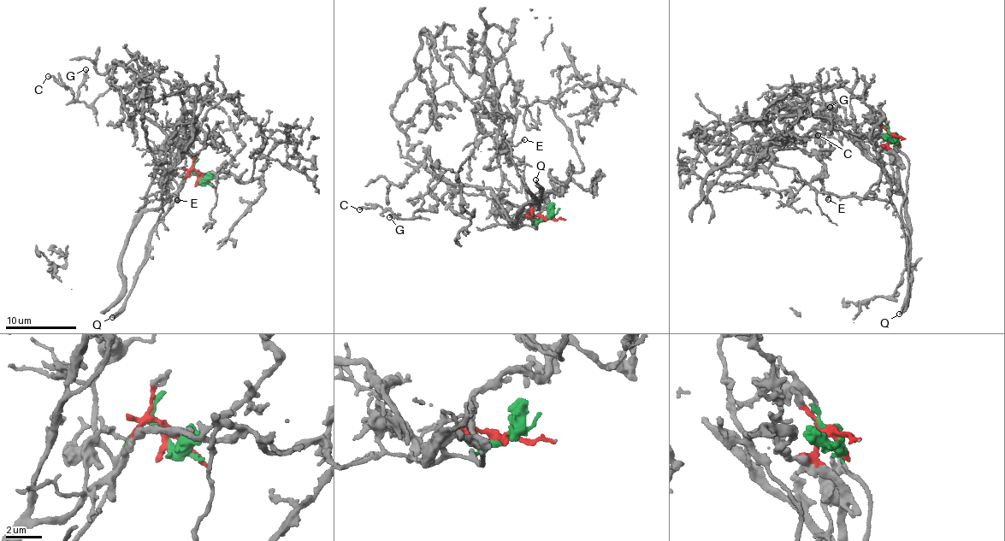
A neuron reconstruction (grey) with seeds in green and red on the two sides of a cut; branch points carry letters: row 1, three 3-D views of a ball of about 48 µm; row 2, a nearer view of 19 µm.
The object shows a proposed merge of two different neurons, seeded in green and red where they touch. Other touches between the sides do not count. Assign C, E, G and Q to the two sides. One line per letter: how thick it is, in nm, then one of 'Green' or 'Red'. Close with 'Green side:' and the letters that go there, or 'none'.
C: Thickness 220 nm. Red
E: Thickness 170 nm. Green
G: Thickness 220 nm. Red
Q: Thickness 200 nm. Green
Green side: E, Q

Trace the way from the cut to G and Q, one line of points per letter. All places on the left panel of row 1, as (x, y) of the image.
G: (198, 177), (192, 171), (161, 205), (148, 208), (164, 135), (115, 90), (88, 104), (79, 102), (85, 68)
Q: (198, 177), (190, 172), (181, 182), (171, 208), (150, 232), (147, 261), (138, 273), (127, 303), (113, 318)

